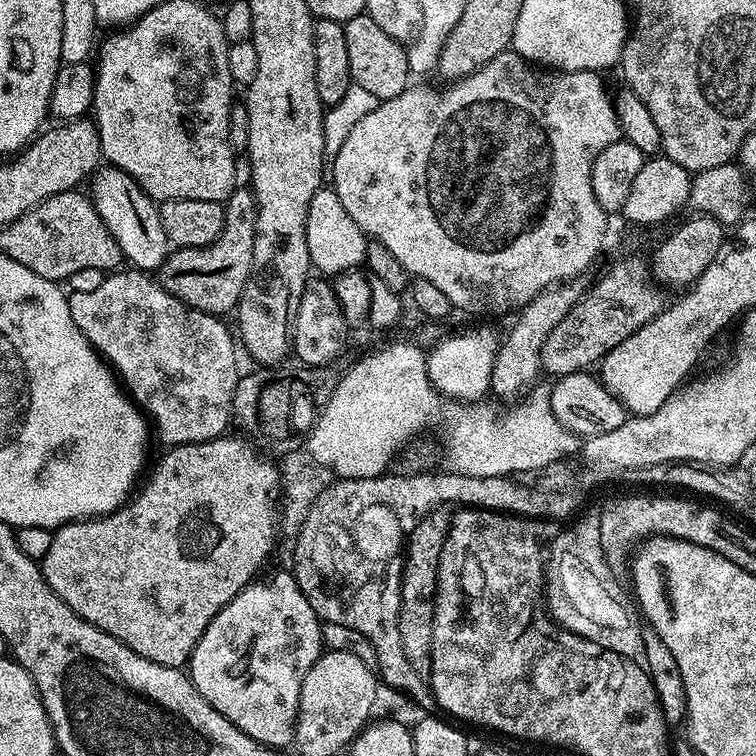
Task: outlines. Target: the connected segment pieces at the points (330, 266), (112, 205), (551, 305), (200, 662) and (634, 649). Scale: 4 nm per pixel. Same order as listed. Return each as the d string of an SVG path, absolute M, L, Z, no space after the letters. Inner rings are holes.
M321 186L314 198L310 198L310 210L306 210L306 250L312 259L312 268L328 278L335 278L341 272L361 267L368 259L369 237L346 214L346 206L342 206L342 198L330 186Z
M104 166L91 177L92 192L90 199L98 210L102 222L106 222L106 230L114 234L120 247L120 255L128 260L136 270L158 270L170 251L170 242L166 238L166 230L162 230L162 218L157 201L151 200L136 185L136 179L127 176L121 168Z
M577 278L561 282L550 288L543 288L532 301L515 313L512 329L508 337L496 349L496 358L492 362L491 393L495 396L516 396L527 393L537 383L536 375L541 375L540 350L550 330L570 314L570 310L586 291L583 279ZM520 392L520 393L519 393Z
M284 570L284 572L274 573L272 580L260 578L246 585L225 608L218 610L218 614L210 622L210 626L206 626L202 638L198 638L198 642L192 651L192 656L188 659L186 671L188 677L192 679L192 685L198 690L198 694L202 694L202 698L206 698L206 702L210 702L210 706L214 706L214 710L218 710L226 719L234 722L234 726L238 726L238 730L242 730L250 738L258 741L259 744L266 744L270 748L283 750L287 744L289 747L293 743L296 734L296 715L298 714L298 698L302 694L302 682L306 678L310 666L314 666L314 662L318 662L323 648L324 633L318 609L310 606L306 594L302 594L296 577L292 575L291 571Z
M595 513L585 514L569 523L560 534L555 533L551 542L542 544L549 617L567 632L610 649L633 664L647 665L650 657L644 632L640 629L641 621L634 620L628 600L616 581L617 573L605 558L599 517Z

